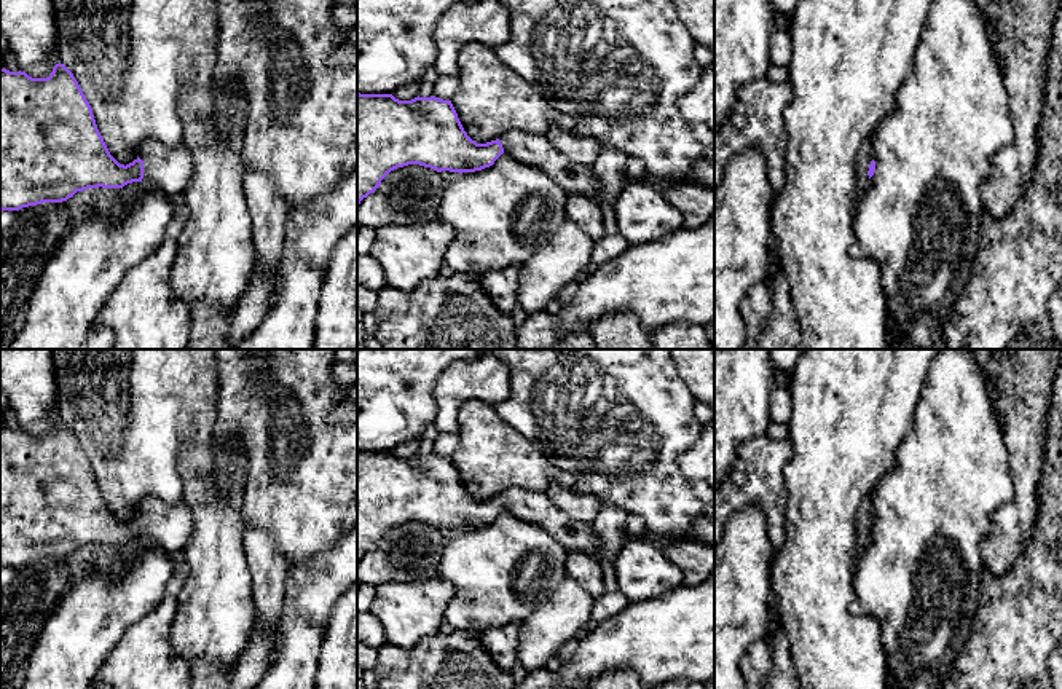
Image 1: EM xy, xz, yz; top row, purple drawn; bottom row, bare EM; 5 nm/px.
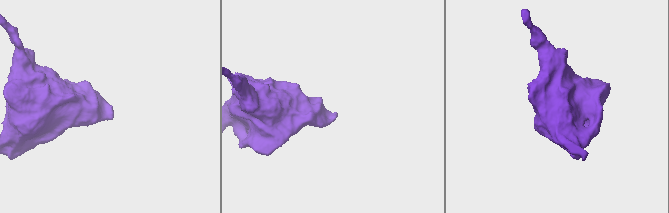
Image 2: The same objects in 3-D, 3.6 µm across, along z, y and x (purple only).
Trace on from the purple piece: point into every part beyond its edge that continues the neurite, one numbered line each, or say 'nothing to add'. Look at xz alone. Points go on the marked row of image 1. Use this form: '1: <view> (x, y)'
1: xz (534, 150)

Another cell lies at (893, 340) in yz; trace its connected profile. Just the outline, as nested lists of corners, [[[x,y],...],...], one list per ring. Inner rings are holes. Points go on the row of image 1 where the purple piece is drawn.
[[[887,319],[885,321],[885,349],[918,349],[918,348],[911,343],[907,335],[899,333],[890,319]]]

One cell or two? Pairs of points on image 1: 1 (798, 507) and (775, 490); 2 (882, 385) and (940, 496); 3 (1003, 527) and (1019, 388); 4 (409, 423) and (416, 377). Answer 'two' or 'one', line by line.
1: two
2: two
3: one
4: one

